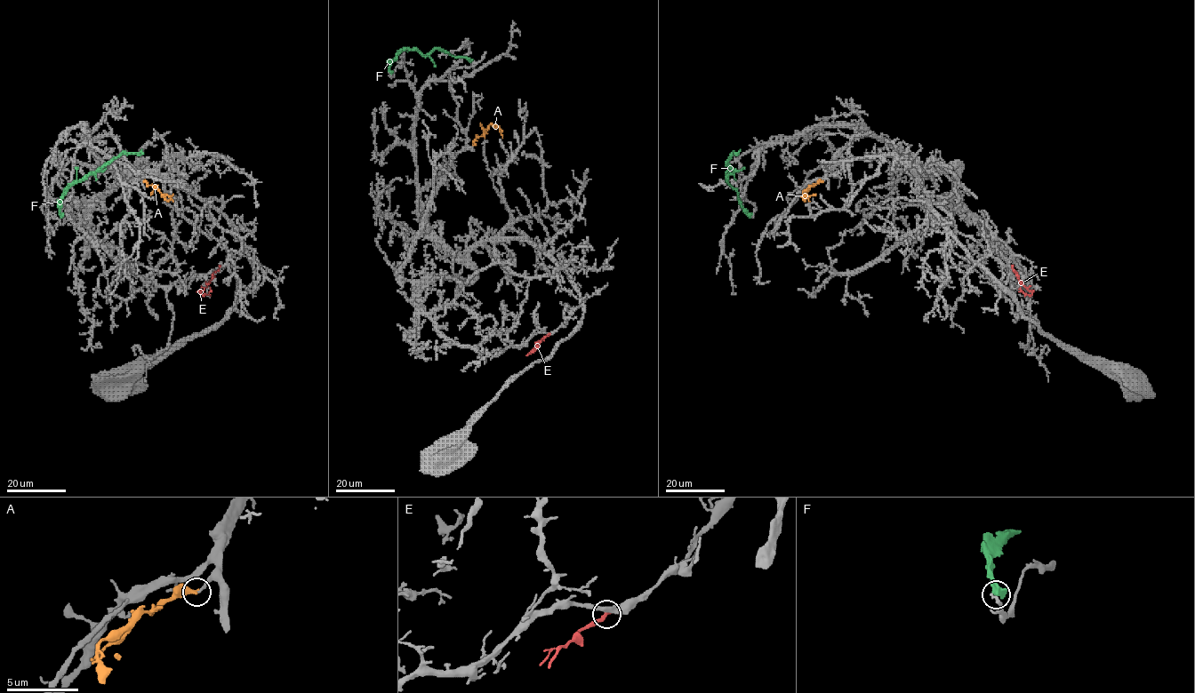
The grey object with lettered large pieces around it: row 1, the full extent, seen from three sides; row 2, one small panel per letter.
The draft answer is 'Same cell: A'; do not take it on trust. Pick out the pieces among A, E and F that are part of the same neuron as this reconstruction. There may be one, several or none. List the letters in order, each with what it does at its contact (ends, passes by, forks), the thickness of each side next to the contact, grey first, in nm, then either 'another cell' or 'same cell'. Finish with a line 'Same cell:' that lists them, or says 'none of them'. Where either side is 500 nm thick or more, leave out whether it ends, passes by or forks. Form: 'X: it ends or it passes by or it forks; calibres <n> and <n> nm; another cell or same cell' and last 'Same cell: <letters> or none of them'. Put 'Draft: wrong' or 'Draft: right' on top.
Draft: right
A: it ends; calibres 140 and 400 nm; same cell
E: it ends; calibres 320 and 360 nm; another cell
F: calibres 280 and 700 nm; another cell
Same cell: A

